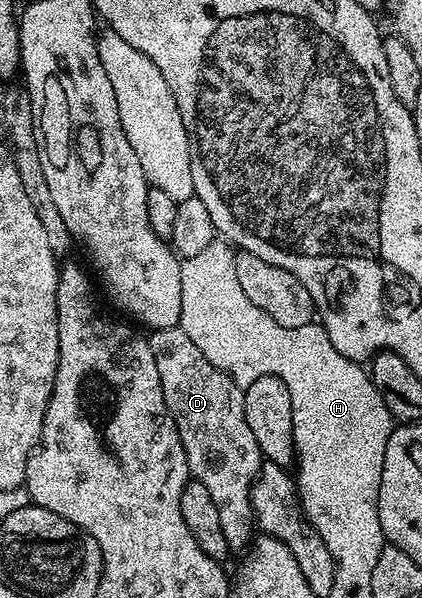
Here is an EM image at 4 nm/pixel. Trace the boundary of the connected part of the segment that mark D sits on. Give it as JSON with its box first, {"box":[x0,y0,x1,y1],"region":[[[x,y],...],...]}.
{"box":[148,327,263,550],"region":[[[180,327],[154,329],[148,339],[151,355],[155,355],[155,367],[159,367],[163,399],[175,419],[189,472],[207,487],[211,499],[215,499],[219,523],[230,550],[244,550],[255,537],[251,490],[261,471],[263,458],[255,435],[251,435],[251,427],[247,427],[242,386],[212,365]]]}

